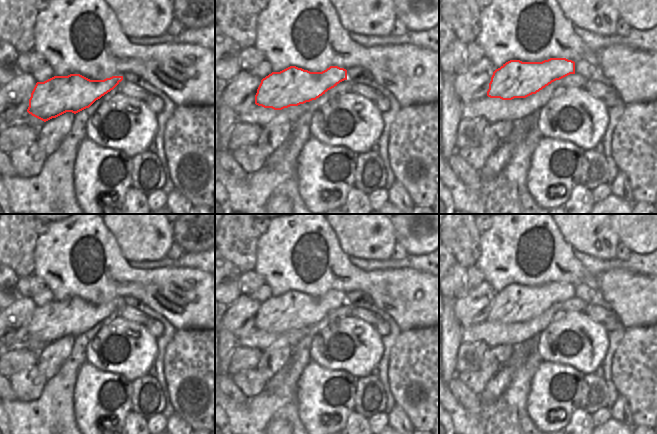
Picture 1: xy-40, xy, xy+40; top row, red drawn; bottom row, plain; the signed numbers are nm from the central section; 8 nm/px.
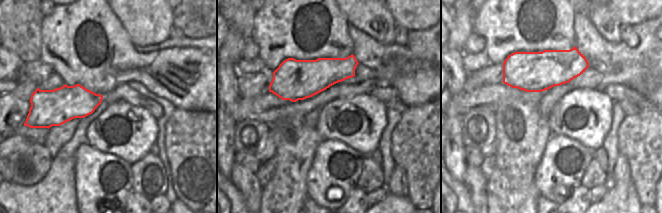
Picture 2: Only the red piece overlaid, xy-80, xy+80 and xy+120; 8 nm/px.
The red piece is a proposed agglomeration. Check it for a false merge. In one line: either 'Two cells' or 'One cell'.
One cell.

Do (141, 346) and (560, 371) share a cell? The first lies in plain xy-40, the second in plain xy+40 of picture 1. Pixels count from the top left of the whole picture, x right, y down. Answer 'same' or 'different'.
different

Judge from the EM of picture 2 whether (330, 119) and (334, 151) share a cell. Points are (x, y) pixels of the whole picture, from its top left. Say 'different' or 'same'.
different

